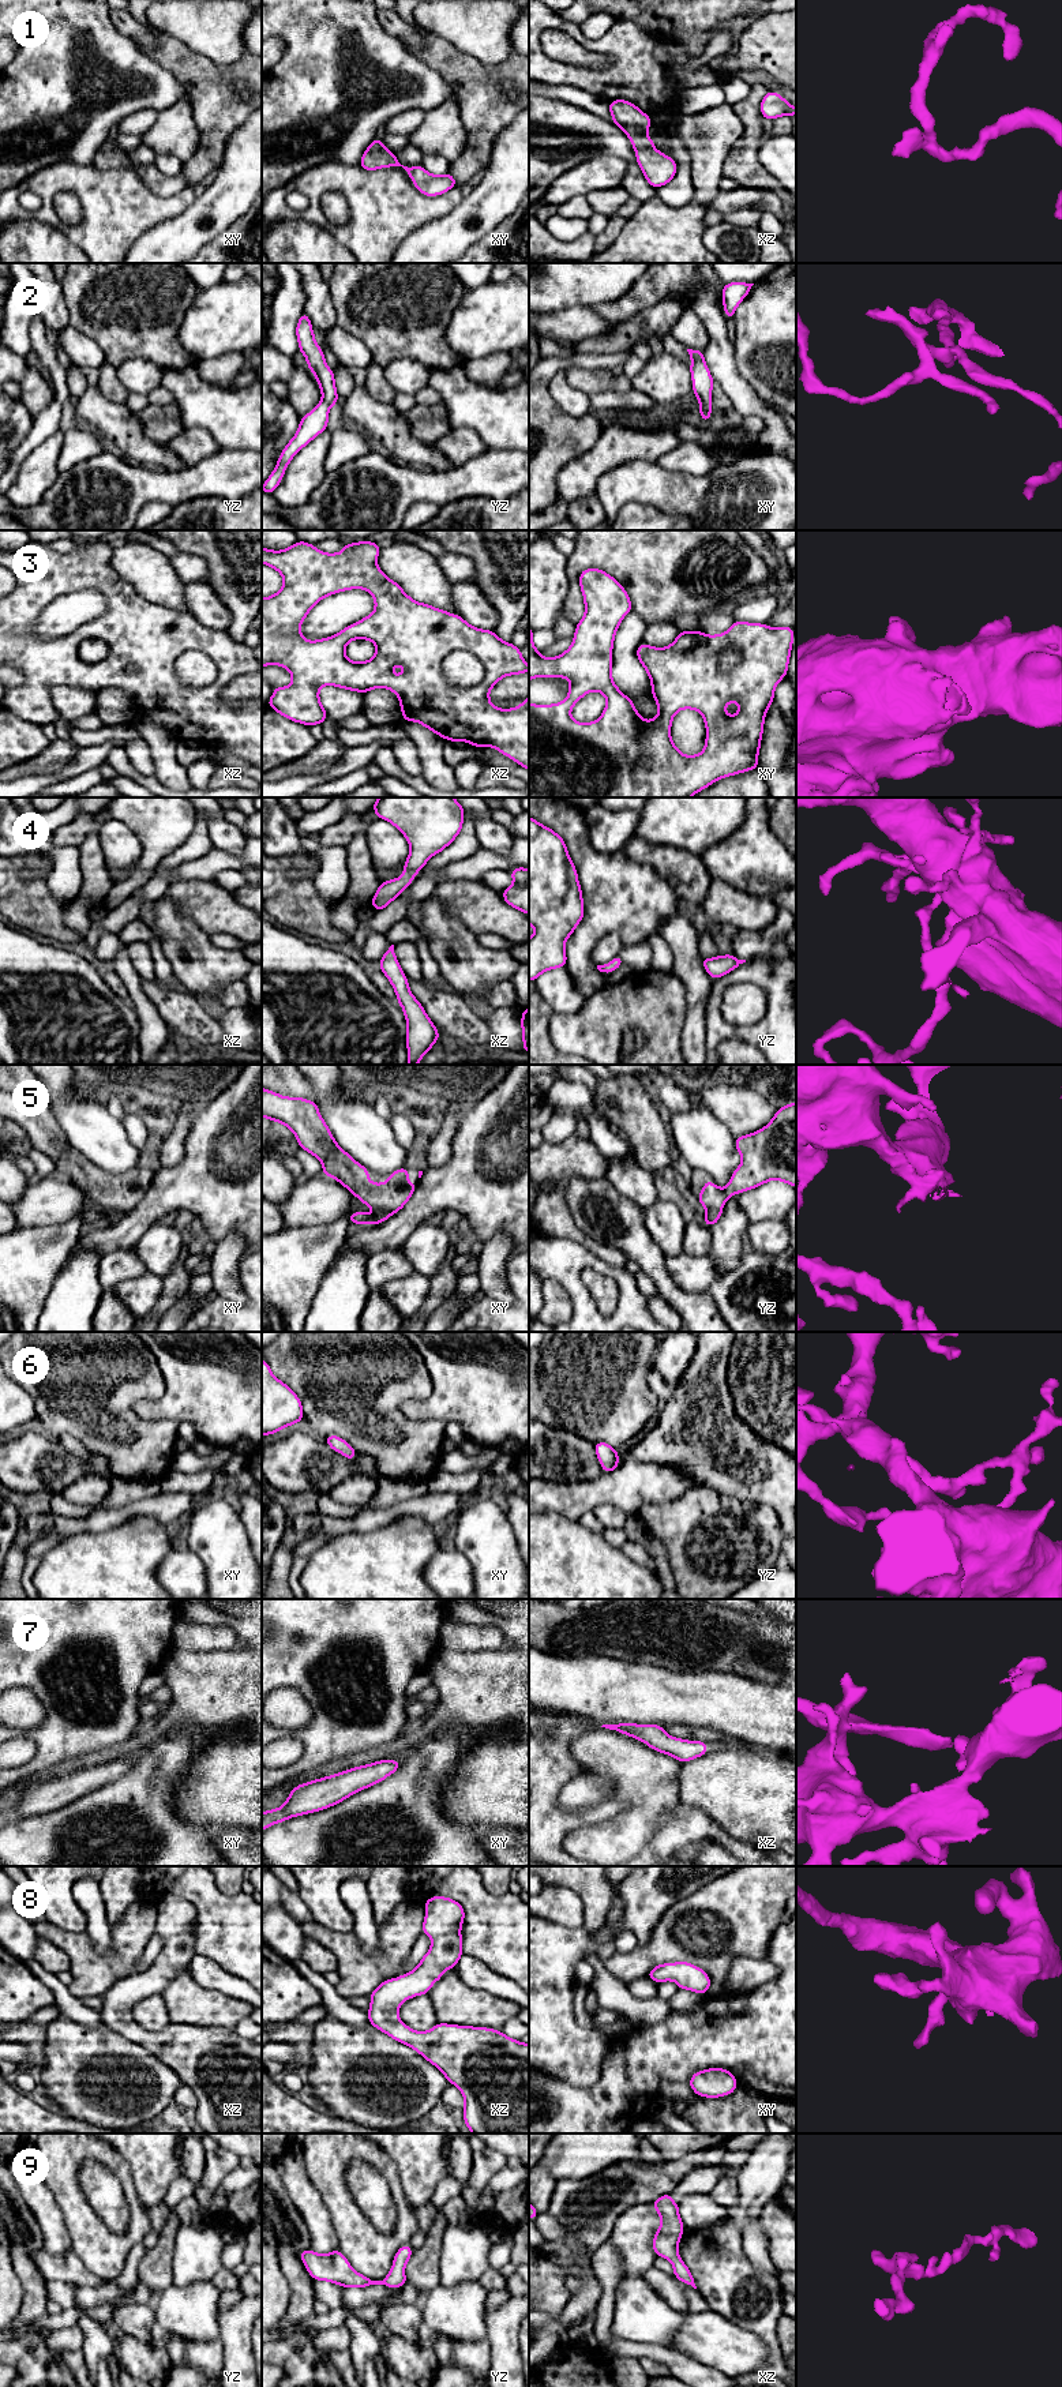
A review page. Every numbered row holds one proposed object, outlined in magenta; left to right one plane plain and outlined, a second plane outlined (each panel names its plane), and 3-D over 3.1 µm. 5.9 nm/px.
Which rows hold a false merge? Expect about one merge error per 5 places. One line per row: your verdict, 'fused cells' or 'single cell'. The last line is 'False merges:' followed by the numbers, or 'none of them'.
1: single cell
2: single cell
3: fused cells
4: single cell
5: single cell
6: single cell
7: single cell
8: single cell
9: single cell
False merges: 3

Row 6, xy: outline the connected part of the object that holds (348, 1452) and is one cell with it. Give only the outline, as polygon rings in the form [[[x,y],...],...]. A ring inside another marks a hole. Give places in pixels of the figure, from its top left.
[[[329,1435],[323,1438],[331,1449],[338,1453],[342,1453],[346,1459],[353,1460],[356,1457],[357,1450],[354,1450],[346,1441],[344,1441],[338,1435]]]

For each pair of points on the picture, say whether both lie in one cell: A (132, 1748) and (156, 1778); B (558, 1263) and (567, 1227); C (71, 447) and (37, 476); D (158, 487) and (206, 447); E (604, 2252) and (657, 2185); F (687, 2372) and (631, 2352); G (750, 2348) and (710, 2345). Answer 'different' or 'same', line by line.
A: different
B: different
C: different
D: different
E: different
F: same
G: same

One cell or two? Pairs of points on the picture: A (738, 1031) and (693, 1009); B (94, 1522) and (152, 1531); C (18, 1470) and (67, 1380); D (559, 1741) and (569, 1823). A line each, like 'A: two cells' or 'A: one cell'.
A: two cells
B: two cells
C: two cells
D: one cell

